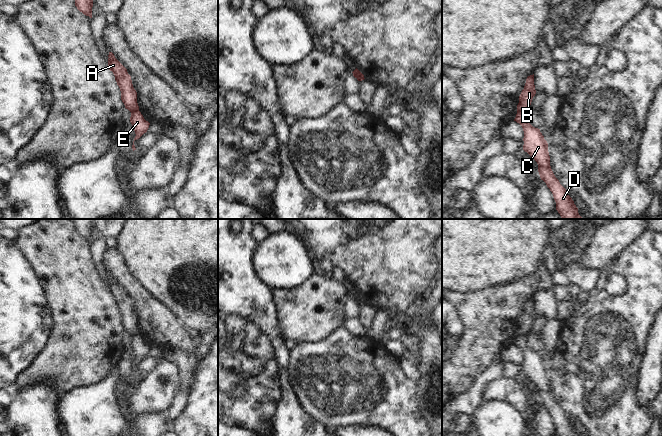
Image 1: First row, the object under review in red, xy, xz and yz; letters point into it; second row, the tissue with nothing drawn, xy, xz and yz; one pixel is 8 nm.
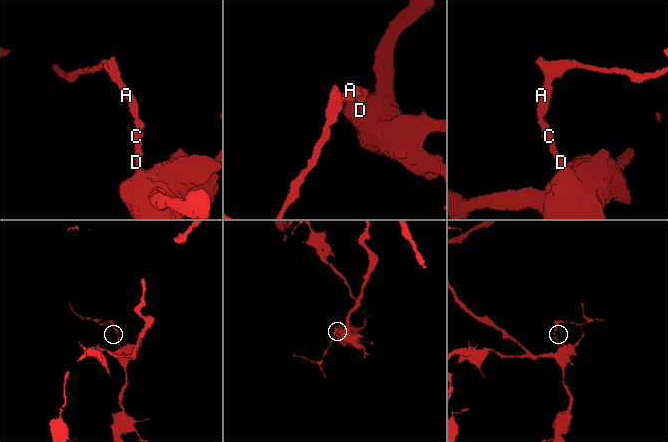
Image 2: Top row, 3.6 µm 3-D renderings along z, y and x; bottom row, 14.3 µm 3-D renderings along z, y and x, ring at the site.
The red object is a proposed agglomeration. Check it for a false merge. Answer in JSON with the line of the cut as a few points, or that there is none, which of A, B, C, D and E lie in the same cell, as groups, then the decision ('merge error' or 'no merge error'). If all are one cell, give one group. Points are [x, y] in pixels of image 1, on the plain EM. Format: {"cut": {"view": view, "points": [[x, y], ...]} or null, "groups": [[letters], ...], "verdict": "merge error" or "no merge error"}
{"cut": {"view": "yz", "points": [[526, 334], [521, 334], [517, 337]]}, "groups": [["A", "B"], ["C", "D", "E"]], "verdict": "merge error"}

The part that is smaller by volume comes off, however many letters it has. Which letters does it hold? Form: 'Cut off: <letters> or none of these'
Cut off: A, B

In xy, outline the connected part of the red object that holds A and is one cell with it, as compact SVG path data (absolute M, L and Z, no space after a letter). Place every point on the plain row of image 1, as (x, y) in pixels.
M112 276L108 279L108 293L113 296L121 315L121 324L131 337L139 334L137 316L133 311L131 300L127 293L115 282Z

